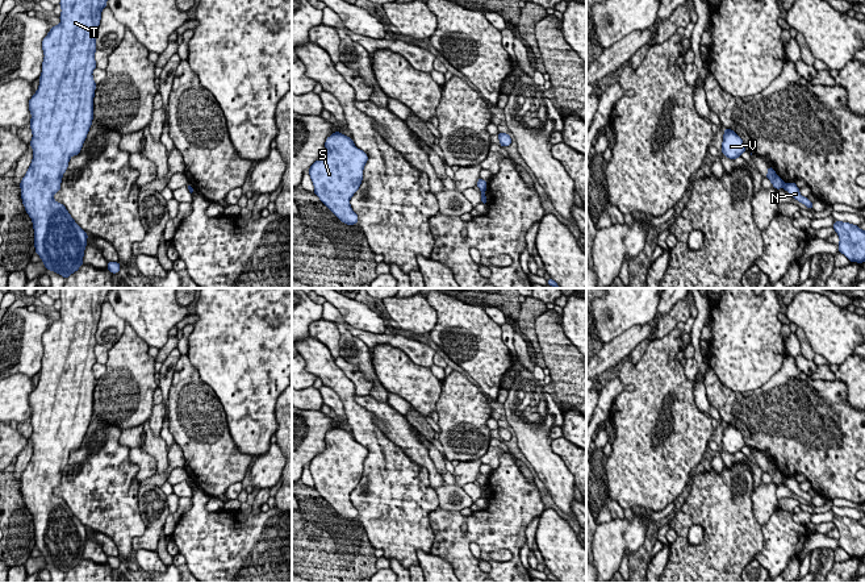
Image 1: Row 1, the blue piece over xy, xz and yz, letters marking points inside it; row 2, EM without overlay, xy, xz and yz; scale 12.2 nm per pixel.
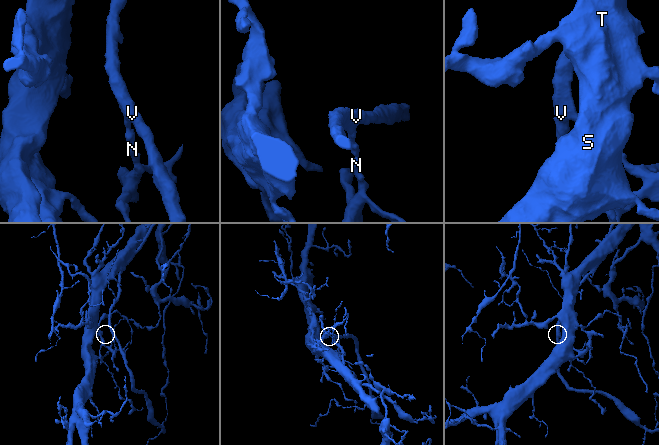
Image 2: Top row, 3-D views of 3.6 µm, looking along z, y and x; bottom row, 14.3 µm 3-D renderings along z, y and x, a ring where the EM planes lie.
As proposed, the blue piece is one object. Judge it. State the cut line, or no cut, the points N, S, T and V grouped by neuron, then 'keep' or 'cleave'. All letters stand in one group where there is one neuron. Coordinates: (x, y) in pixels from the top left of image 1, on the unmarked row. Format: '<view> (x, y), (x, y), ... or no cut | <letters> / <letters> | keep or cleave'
yz (785, 479), (782, 482) | N S T / V | cleave

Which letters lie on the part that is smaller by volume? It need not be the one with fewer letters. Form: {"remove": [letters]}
{"remove": ["V"]}

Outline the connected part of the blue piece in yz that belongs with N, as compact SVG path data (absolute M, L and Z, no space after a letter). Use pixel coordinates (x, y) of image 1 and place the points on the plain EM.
M786 478L783 480L783 483L786 484L786 487L789 487L795 495L798 495L799 497L805 499L808 504L812 504L812 496L810 496L807 492L803 492L799 488L799 483L797 482L797 479L793 478Z

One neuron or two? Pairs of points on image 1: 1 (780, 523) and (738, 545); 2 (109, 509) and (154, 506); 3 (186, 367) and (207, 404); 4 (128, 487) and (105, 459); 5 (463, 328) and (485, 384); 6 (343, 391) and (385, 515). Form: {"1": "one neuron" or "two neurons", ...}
{"1": "two neurons", "2": "two neurons", "3": "one neuron", "4": "one neuron", "5": "one neuron", "6": "one neuron"}

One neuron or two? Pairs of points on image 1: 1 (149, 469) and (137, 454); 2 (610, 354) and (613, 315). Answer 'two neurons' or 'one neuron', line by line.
1: one neuron
2: two neurons

